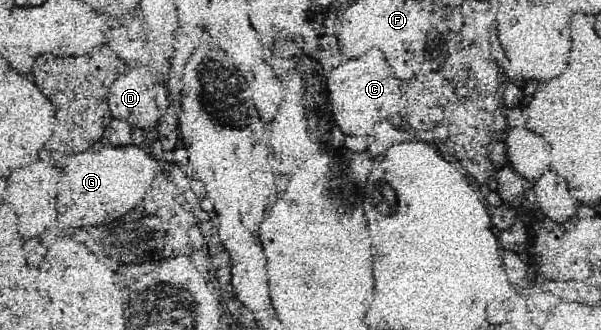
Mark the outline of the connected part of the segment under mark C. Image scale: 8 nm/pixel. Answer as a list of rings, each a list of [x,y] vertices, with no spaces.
[[[371,49],[365,57],[359,59],[343,59],[341,65],[329,73],[327,87],[335,121],[345,133],[367,137],[371,135],[377,117],[391,119],[401,109],[397,79],[389,73],[387,59],[379,49]]]

